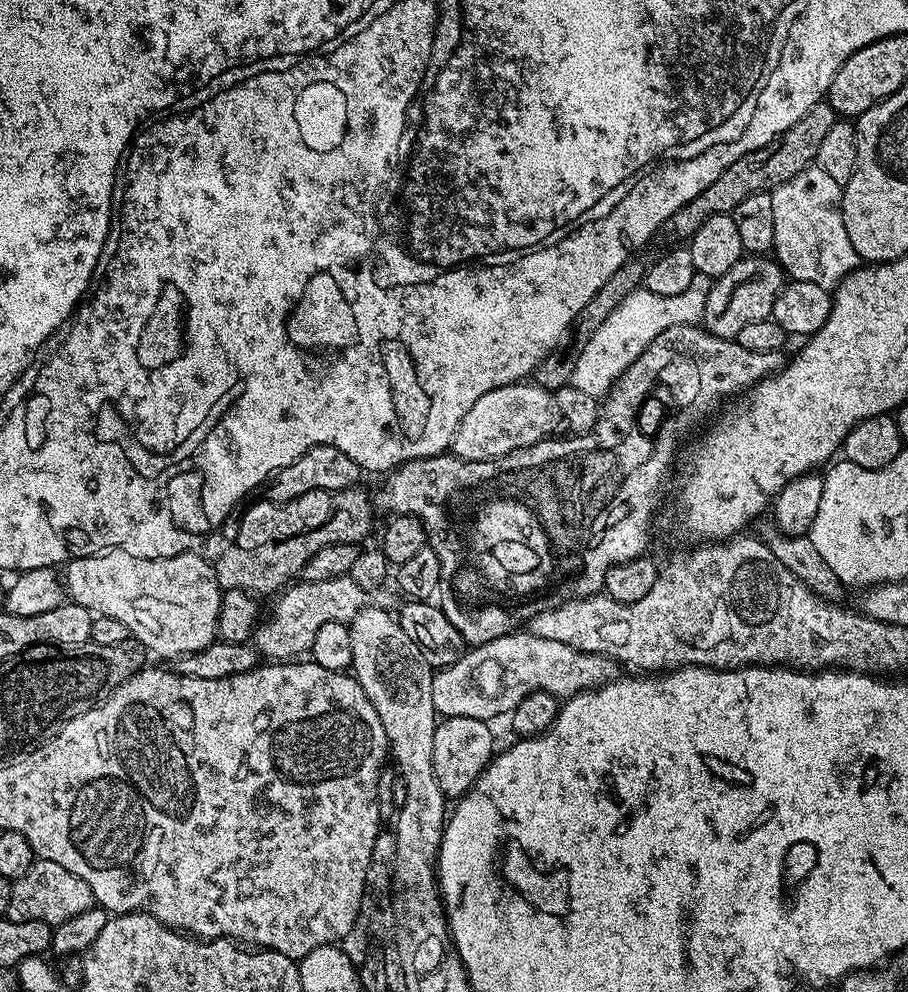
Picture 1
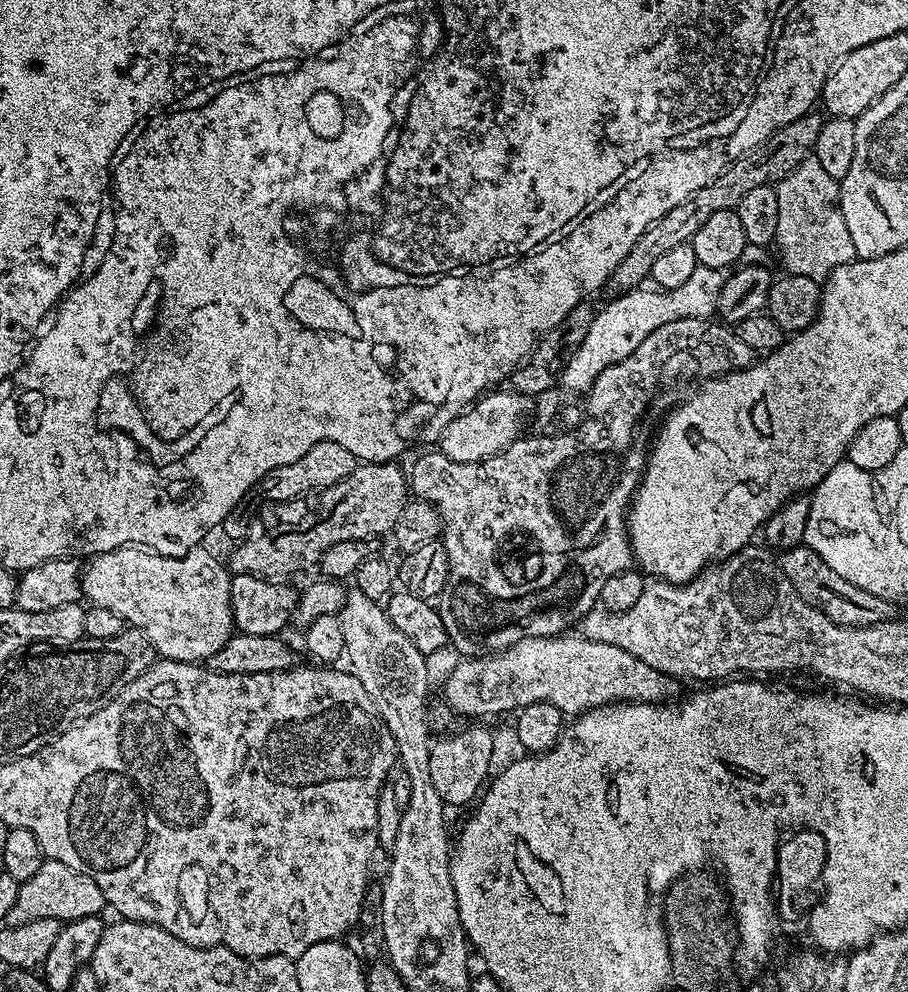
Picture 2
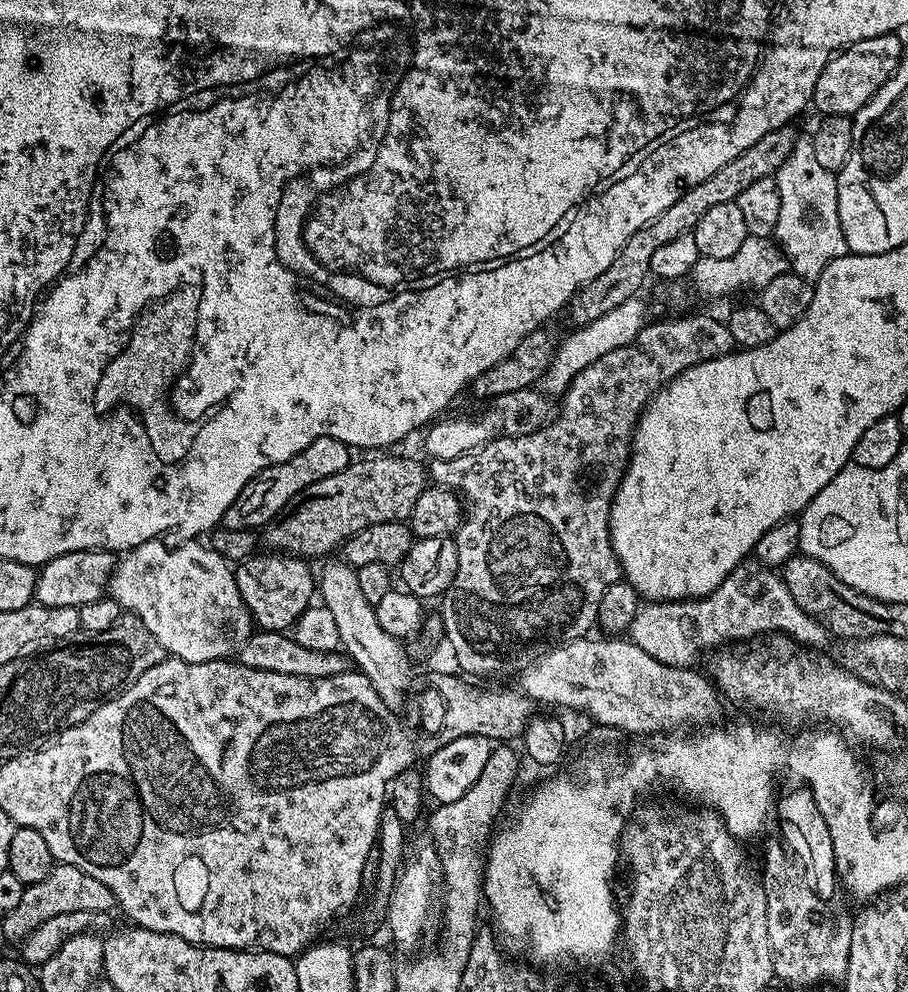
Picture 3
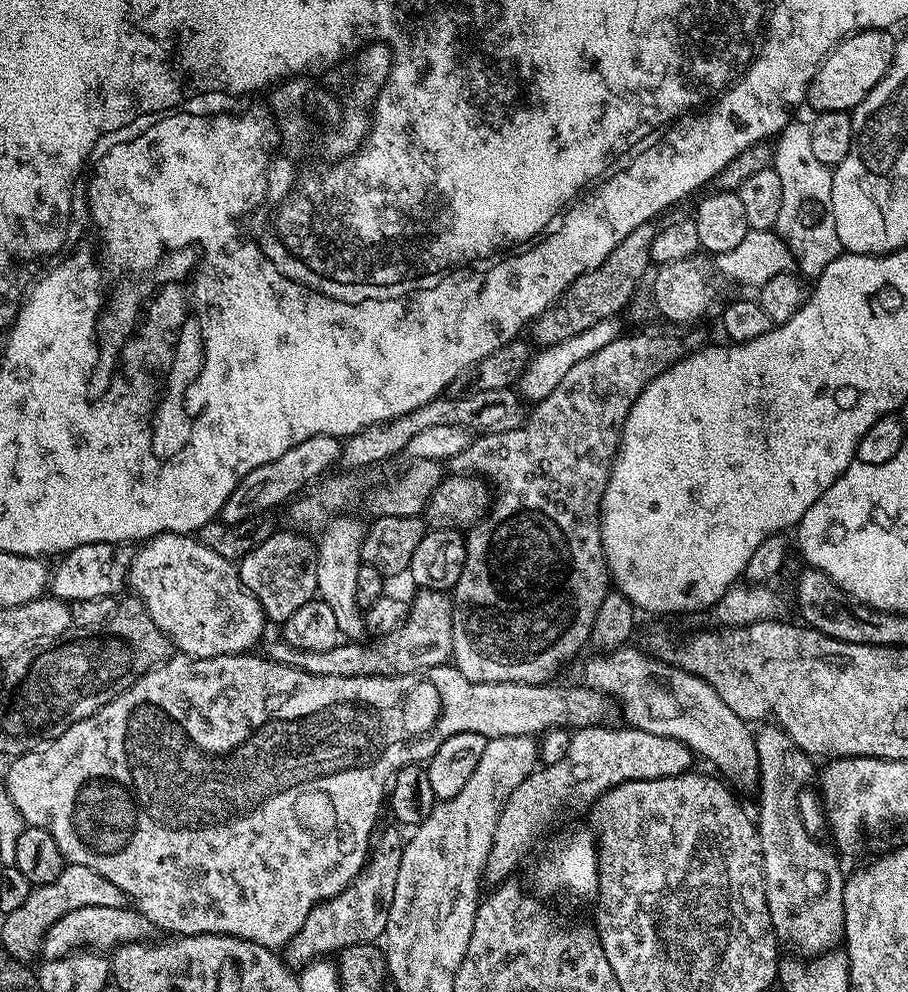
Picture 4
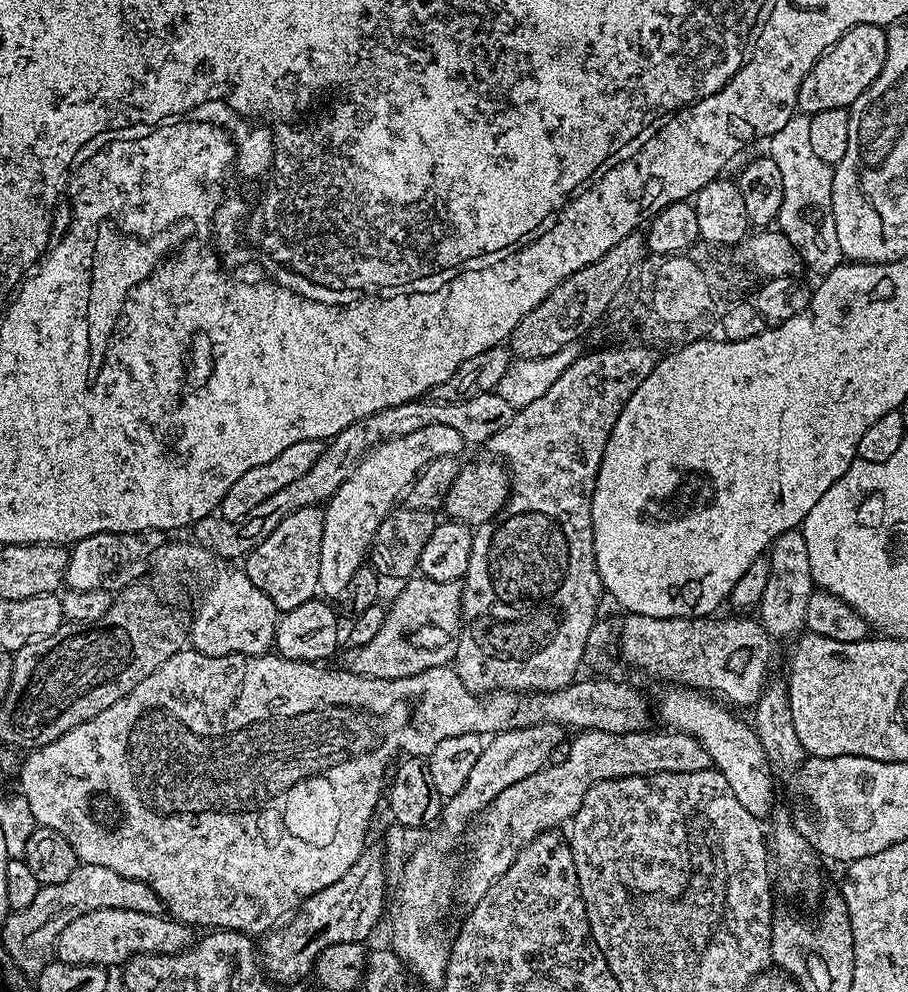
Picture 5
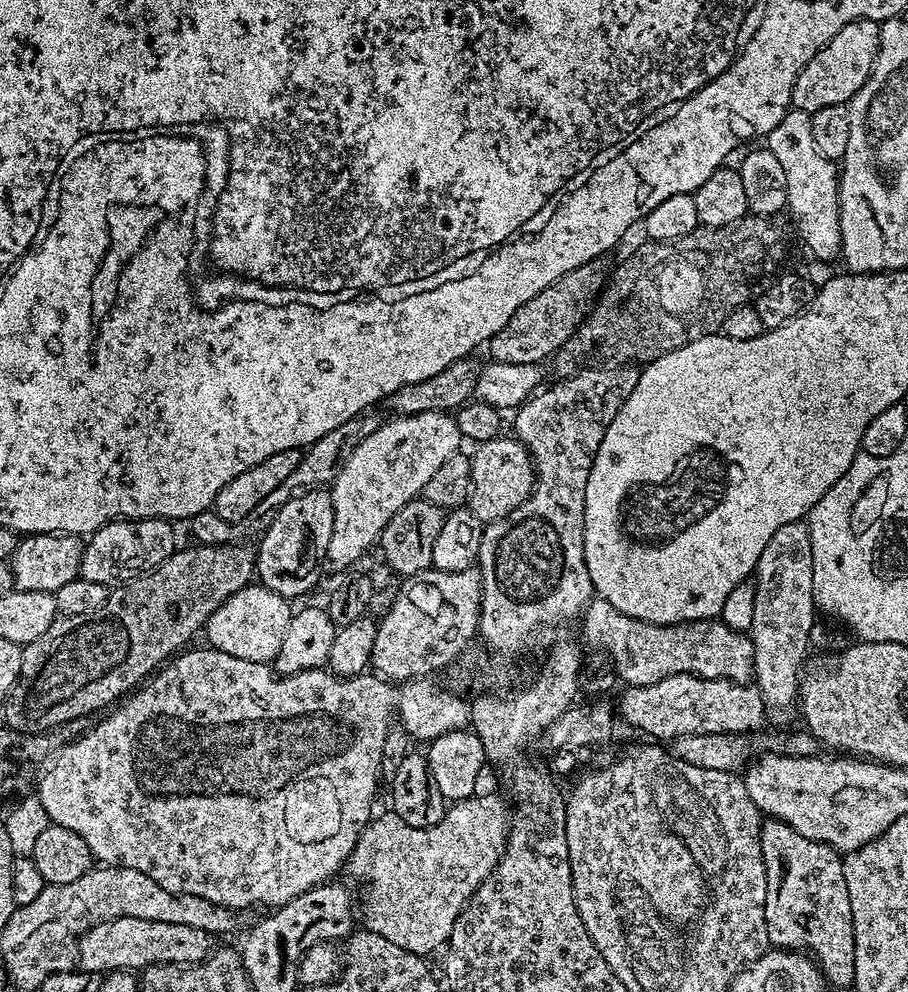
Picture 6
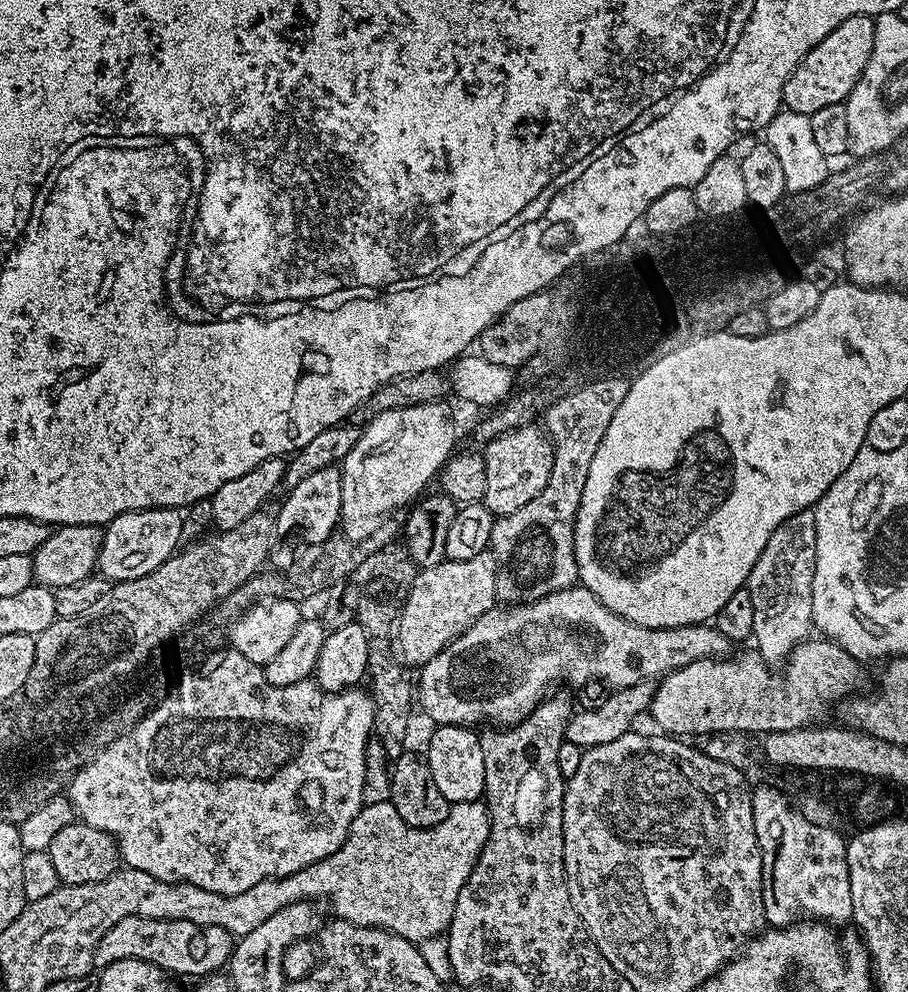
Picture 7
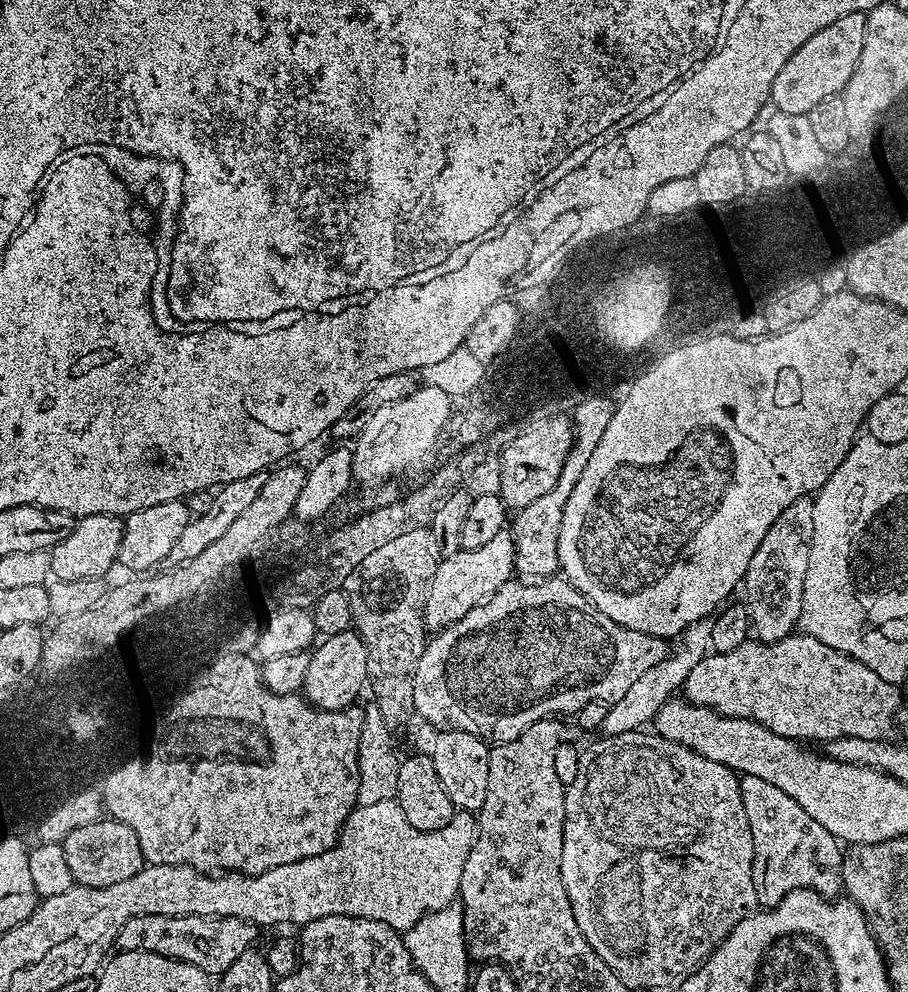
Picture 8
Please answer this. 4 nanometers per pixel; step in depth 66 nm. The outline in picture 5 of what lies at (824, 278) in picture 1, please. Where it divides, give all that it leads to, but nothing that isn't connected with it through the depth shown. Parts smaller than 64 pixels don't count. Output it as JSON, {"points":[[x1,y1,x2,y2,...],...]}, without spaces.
{"points":[[793,114,790,122,782,126,767,141,767,151,772,160,778,162,782,174,782,210,778,217,779,231,794,244,802,256,809,273,817,272,822,278,830,274,844,260,842,245,838,242,838,230,834,226,832,213,832,169,833,165,822,162,814,154,810,143,810,115]]}

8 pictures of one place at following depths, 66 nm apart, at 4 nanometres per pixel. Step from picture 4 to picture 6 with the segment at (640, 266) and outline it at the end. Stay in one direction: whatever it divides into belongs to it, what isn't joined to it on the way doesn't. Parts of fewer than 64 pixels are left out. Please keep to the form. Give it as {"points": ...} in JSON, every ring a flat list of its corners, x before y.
{"points":[[603,259,591,260,574,270,564,272,562,278,549,282,542,294,526,302,494,334,486,345,491,359,498,363,532,363,539,365,542,360,552,358,559,348,571,338,576,328,585,321,603,291,610,276,610,268]]}

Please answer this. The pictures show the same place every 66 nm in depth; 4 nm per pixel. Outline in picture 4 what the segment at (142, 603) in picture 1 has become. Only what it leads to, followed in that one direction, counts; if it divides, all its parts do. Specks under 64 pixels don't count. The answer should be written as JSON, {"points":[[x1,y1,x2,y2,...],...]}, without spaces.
{"points":[[163,532,160,536,154,536,151,540,143,545,144,548,139,553,138,551,132,557,132,565,128,568,128,578,126,581,129,589,136,588,135,595,146,606,146,610,150,614,150,618,154,622,157,631,164,633,169,640,172,641,175,651,185,656,197,656,198,658,210,658,211,656,234,656,237,654,248,654,253,651,252,648,264,636,264,624,266,625,266,617,264,608,255,596,244,588,242,581,240,581,240,574,238,567,233,561,222,558,221,555,216,554,214,550,210,550,209,546,204,546,195,535,181,534,178,532]]}

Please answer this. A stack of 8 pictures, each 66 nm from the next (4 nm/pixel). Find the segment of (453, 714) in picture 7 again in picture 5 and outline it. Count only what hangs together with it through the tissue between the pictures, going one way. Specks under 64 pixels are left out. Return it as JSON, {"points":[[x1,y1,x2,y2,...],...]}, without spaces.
{"points":[[633,612,627,613,619,621,620,626,620,654,623,663,629,664,632,668,637,668,640,672,649,672,652,676,657,676,660,680,672,680,668,682,679,682,681,685,689,688,695,688,705,694,715,694,717,697,729,700,727,703,732,704,748,704,748,706,755,705,756,701,760,699,761,692,766,687,766,681,768,676,768,663,772,660,772,644,774,644,773,637,769,636,768,632,764,629,763,624,759,619,752,618,752,620,716,620,715,615,710,616,694,616,682,618,650,618,649,616,643,616,642,614,634,614]]}

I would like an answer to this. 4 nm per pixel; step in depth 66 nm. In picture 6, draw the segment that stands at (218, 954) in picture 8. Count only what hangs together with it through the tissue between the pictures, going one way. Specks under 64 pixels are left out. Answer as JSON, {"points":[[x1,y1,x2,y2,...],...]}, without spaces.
{"points":[[114,918,85,932,78,941,81,972,109,974,143,970,149,964,201,964,214,951,213,933,174,922,150,922,146,918]]}

